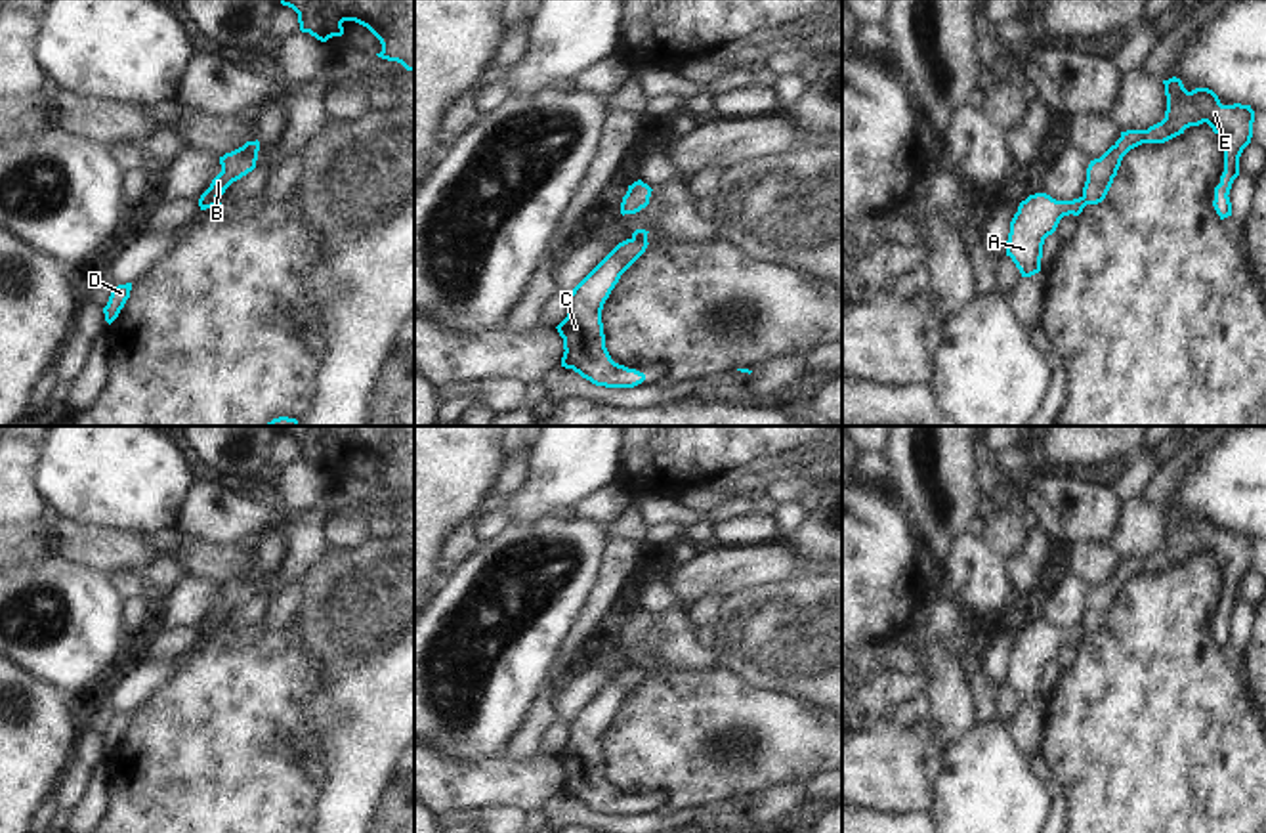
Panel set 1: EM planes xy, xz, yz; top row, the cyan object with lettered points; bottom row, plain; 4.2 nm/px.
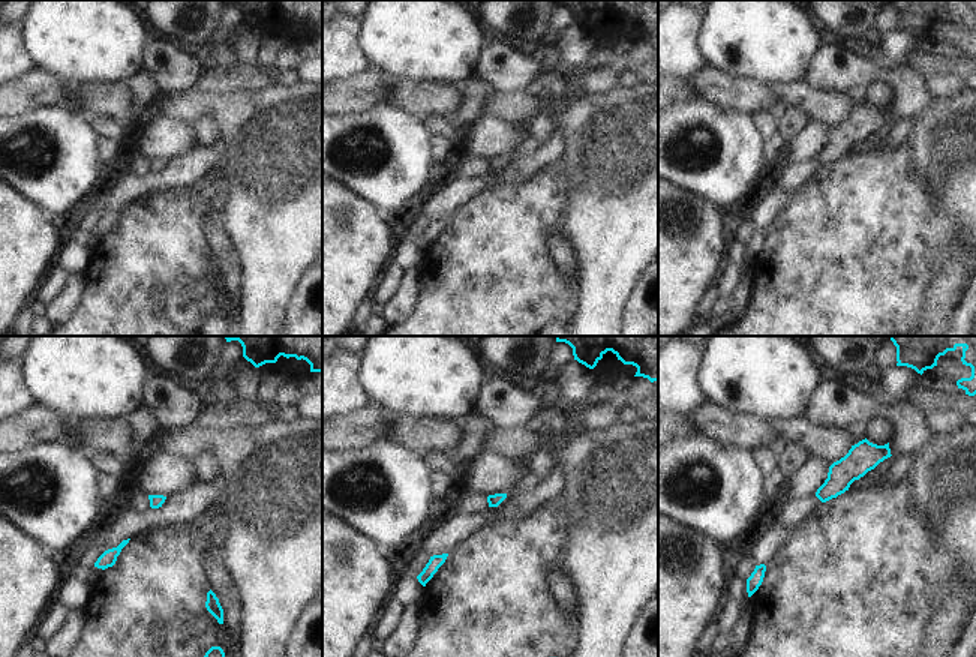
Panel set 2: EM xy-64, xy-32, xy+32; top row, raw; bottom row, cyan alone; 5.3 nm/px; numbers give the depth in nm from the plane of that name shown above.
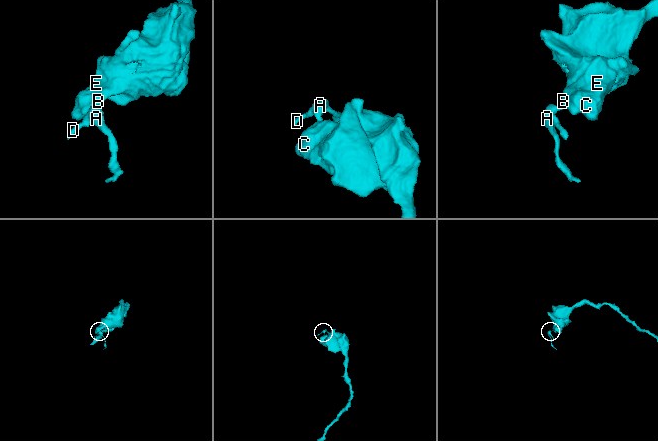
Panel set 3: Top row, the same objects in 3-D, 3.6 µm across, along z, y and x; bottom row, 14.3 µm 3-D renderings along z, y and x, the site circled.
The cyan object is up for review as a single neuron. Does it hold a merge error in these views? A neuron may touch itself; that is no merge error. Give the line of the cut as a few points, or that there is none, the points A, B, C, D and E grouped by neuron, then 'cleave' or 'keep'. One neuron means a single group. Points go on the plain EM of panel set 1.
yz (1081, 625), (1087, 631) | A D / B C E | cleave

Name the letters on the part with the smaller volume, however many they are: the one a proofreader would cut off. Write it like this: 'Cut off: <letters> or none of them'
Cut off: A, D

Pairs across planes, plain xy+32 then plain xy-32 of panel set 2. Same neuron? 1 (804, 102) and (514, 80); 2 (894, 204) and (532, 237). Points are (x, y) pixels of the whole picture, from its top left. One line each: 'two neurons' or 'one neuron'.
1: two neurons
2: one neuron

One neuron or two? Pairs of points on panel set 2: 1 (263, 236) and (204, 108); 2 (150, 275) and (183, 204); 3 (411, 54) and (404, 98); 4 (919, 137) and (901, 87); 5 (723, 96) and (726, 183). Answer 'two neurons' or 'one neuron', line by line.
1: one neuron
2: one neuron
3: two neurons
4: two neurons
5: two neurons

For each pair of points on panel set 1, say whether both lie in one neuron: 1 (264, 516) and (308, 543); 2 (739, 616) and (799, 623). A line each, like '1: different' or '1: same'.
1: same
2: same

